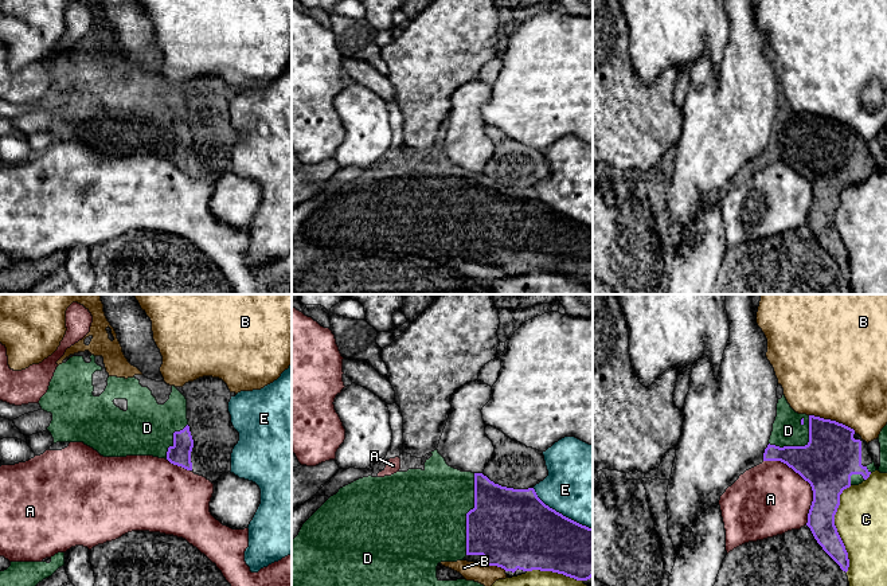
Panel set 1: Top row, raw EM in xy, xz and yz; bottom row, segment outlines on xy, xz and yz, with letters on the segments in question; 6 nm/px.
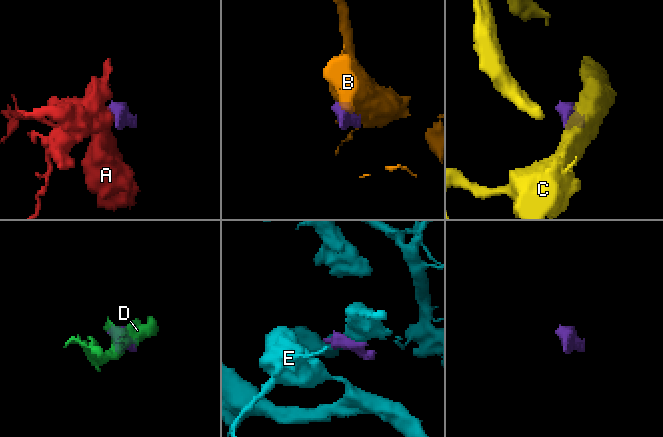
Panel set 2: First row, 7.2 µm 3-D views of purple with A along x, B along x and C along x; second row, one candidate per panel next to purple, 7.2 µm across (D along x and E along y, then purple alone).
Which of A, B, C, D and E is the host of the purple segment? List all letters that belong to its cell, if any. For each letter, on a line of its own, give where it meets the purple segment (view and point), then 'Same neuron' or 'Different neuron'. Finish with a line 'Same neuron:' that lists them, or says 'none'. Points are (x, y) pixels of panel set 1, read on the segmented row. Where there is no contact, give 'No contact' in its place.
A: Touches purple at yz (807, 480). Different neuron
B: Touches purple at yz (832, 421). Different neuron
C: Touches purple at yz (835, 527). Different neuron
D: Touches purple at xz (467, 514). Same neuron
E: Touches purple at xz (561, 514). Different neuron
Same neuron: D

